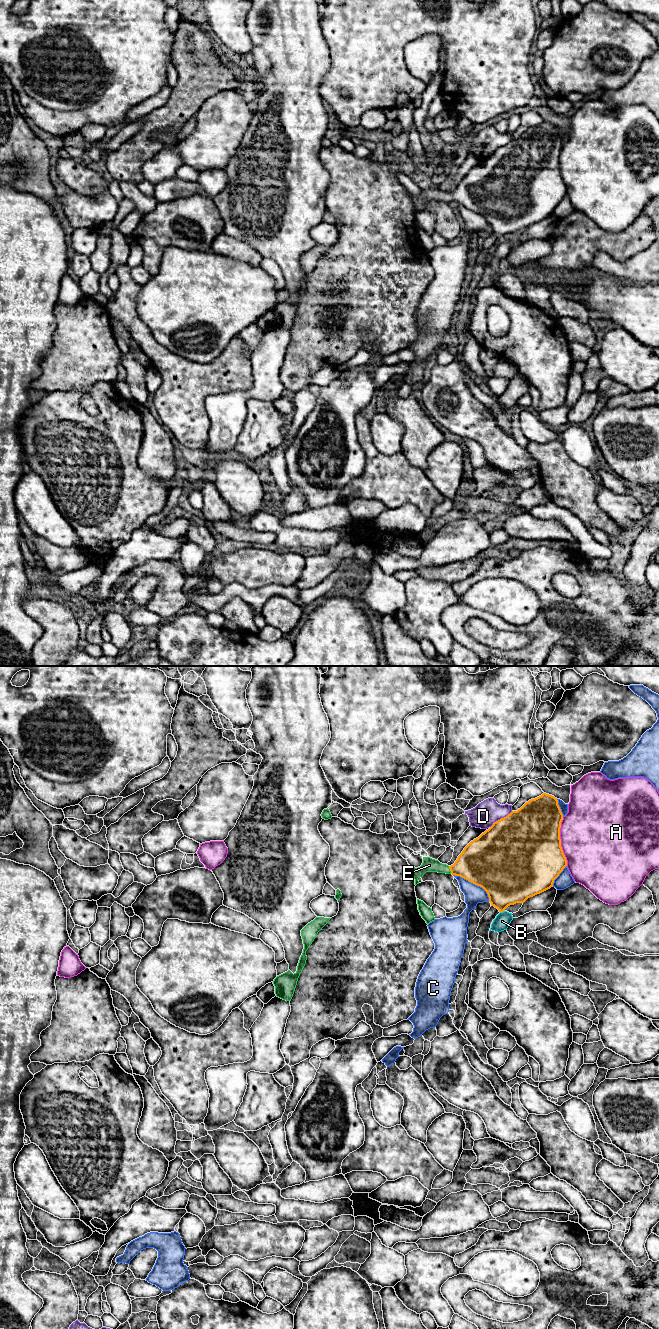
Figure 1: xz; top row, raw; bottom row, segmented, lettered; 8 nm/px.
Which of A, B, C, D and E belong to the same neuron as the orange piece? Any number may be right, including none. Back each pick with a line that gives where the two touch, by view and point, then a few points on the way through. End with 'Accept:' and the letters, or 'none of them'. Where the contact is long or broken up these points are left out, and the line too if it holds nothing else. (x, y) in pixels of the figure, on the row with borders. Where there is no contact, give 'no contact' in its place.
E: contact xz (450, 870); way xz (480, 862), (450, 870), (429, 865)
Accept: E

